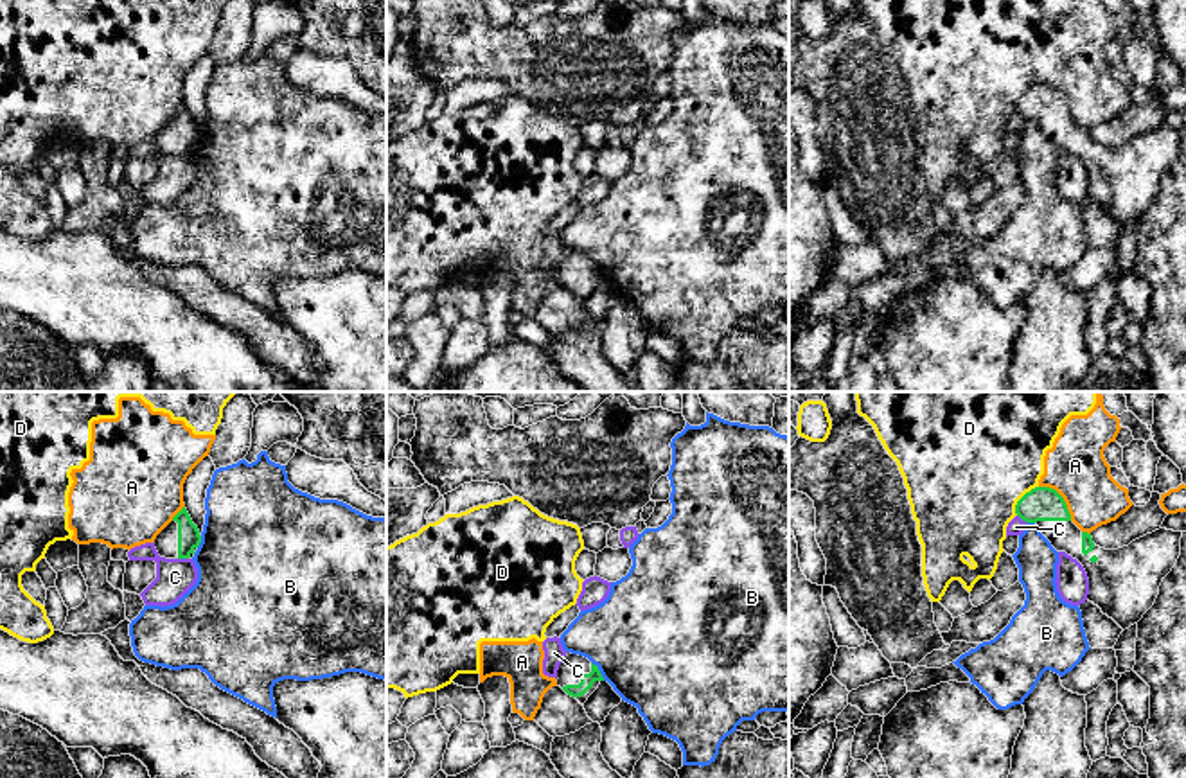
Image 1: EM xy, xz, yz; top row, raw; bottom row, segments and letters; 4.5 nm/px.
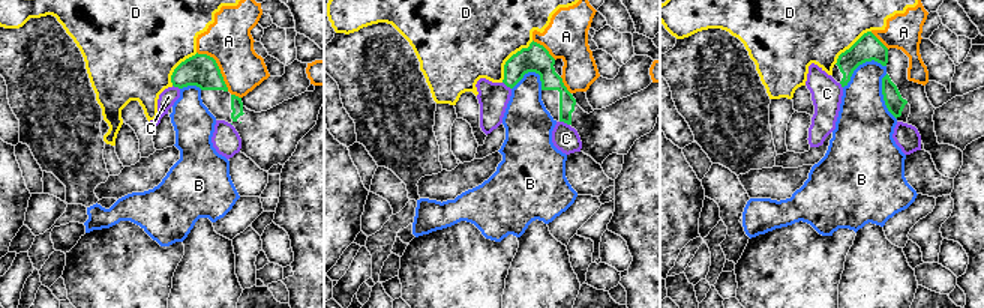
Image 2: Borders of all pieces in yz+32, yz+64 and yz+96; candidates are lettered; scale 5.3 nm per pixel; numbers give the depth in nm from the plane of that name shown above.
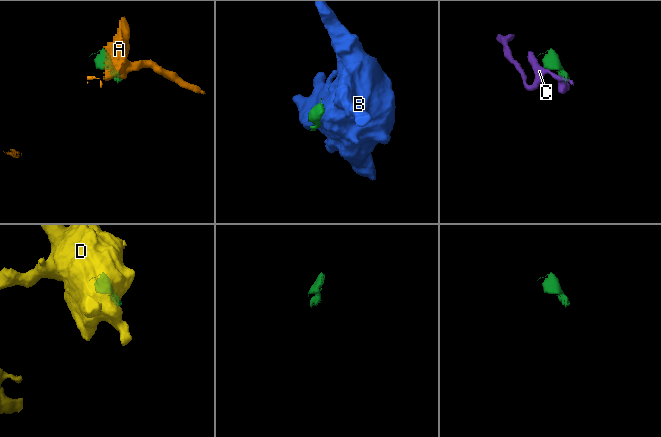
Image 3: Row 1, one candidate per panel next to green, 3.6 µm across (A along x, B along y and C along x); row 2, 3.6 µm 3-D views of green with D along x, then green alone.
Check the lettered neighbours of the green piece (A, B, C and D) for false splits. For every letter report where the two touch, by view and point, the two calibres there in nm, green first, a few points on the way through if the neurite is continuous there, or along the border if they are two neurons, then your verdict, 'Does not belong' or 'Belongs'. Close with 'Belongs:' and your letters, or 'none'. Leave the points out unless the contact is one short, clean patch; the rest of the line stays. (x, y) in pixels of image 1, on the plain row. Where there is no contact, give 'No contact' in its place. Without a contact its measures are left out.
A: Touches green at yz (1062, 96). Thickness 160 nm (green) against 280 nm. Boundary: yz (1039, 83), (1052, 85), (1062, 96), (1071, 117). Does not belong
B: Touches green at xz (599, 268). Thickness 60 nm (green) against 500 nm. Does not belong
C: Touches green at xy (184, 155). Thickness 100 nm (green) against 170 nm. Does not belong
D: Touches green at yz (1021, 96). Thickness 160 nm (green) against 500 nm. Boundary: yz (1037, 83), (1017, 99), (1016, 112). Does not belong
Belongs: none

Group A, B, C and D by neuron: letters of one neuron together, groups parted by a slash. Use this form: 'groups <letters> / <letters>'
groups A D / B / C

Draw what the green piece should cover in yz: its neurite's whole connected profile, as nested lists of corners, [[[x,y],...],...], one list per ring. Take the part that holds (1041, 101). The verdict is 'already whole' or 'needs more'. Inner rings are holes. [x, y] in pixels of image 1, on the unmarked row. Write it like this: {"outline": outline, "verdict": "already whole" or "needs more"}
{"outline": [[[1035,84],[1015,102],[1015,111],[1035,120],[1057,149],[1076,156],[1089,176],[1087,198],[1123,228],[1154,203],[1163,176],[1181,153],[1182,129],[1159,126],[1128,144],[1105,147],[1073,119],[1064,95],[1049,84]]], "verdict": "needs more"}

